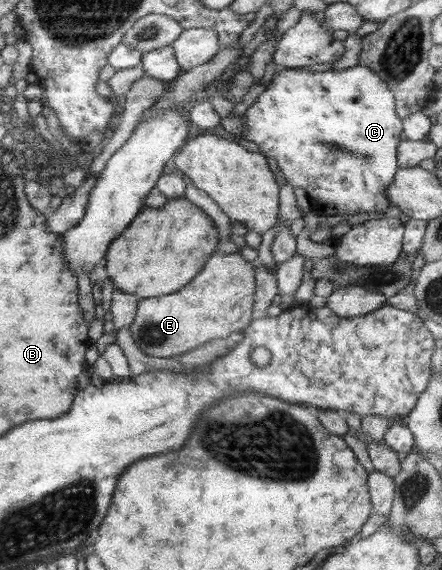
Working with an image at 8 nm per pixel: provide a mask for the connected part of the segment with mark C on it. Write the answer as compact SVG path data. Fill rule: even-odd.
M358 64L344 70L328 70L324 72L306 71L302 67L297 69L284 68L277 72L271 81L267 84L267 89L264 89L256 100L243 113L246 130L240 133L240 140L245 140L258 145L258 152L264 157L273 158L278 165L284 180L293 188L302 188L308 196L311 210L318 216L342 216L344 218L360 219L364 217L381 216L383 211L390 206L388 201L388 187L392 182L398 164L396 161L396 148L401 142L399 136L401 133L401 119L396 116L395 100L390 89L374 74L368 67L363 67Z

